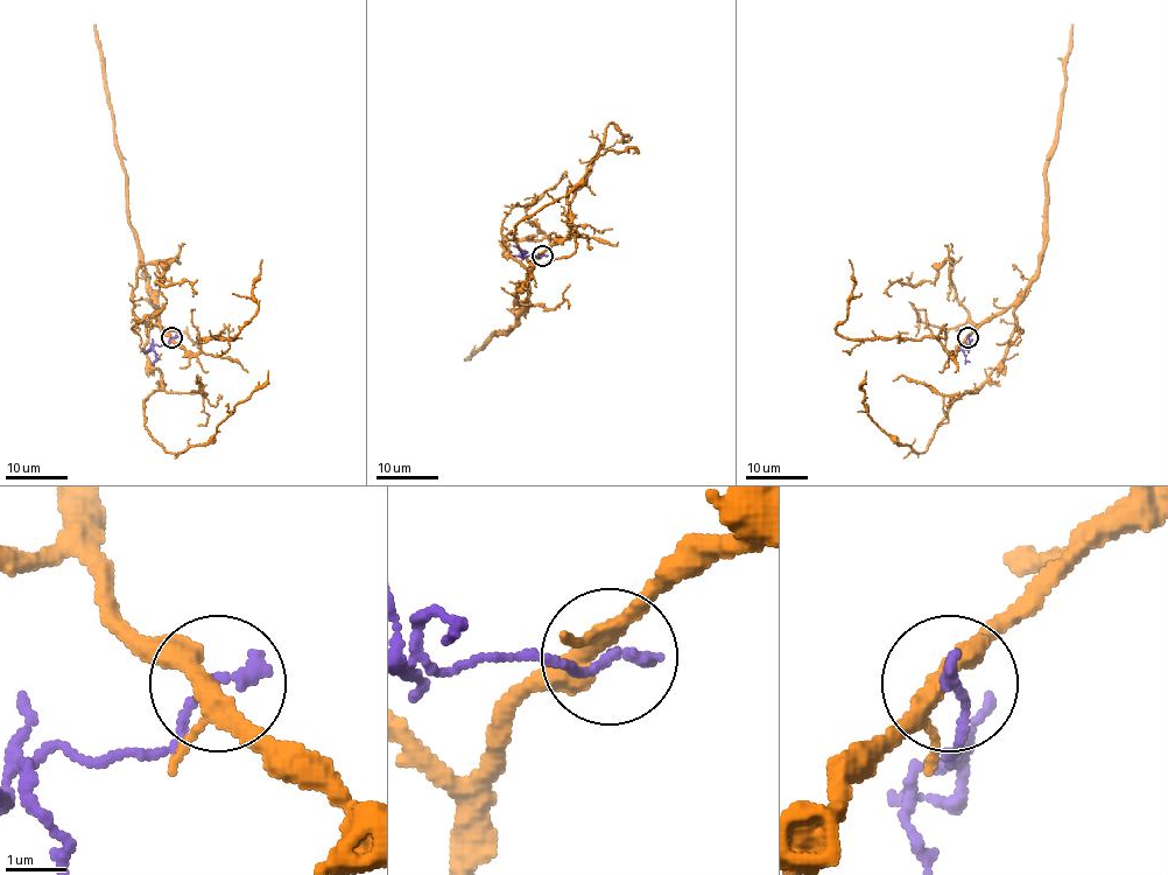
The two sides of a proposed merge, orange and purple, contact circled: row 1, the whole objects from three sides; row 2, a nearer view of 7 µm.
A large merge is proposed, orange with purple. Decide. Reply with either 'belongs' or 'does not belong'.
does not belong

